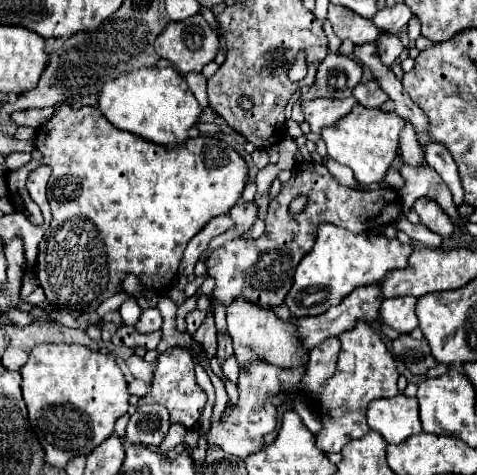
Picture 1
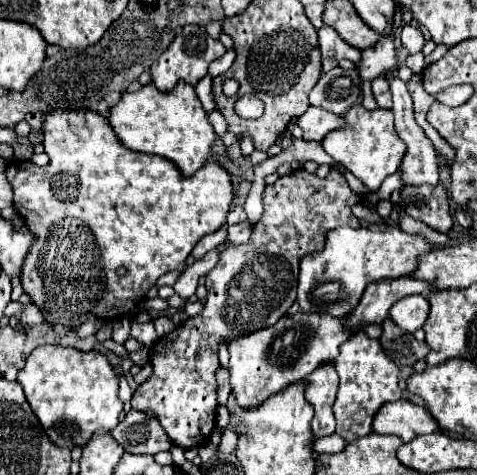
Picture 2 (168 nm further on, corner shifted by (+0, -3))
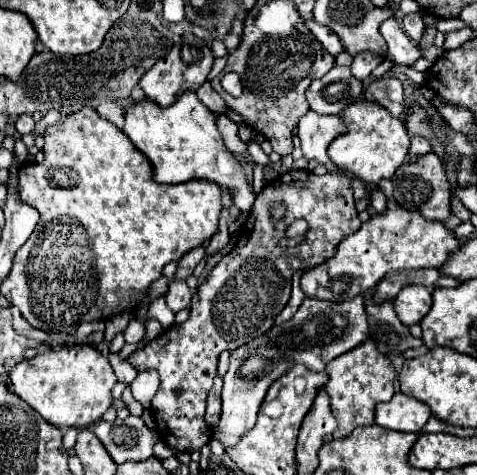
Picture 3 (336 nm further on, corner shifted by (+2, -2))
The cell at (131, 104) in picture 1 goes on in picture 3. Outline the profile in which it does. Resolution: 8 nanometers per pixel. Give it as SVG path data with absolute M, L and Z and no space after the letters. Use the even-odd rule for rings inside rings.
M186 91L172 107L160 109L150 99L128 109L124 129L130 141L150 159L154 179L158 183L186 183L192 179L206 179L218 183L220 189L232 195L232 205L248 213L254 203L252 185L240 161L226 149L224 139L216 127L216 115L204 107L196 93Z

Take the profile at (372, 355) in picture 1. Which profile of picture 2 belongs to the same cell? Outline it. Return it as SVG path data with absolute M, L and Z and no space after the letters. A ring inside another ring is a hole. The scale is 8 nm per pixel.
M358 330L350 340L340 347L340 353L334 360L335 370L339 376L339 386L334 402L336 416L336 434L346 442L354 442L372 432L372 418L382 404L388 400L398 400L402 390L398 386L398 366L382 352L378 340L368 338L364 330Z

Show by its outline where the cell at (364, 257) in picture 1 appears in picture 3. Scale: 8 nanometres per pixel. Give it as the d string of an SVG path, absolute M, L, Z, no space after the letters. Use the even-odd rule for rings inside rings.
M388 201L384 213L374 215L362 227L342 239L336 255L326 263L308 269L302 277L302 291L308 297L318 297L326 301L346 301L366 291L372 291L384 275L390 271L422 269L422 267L442 267L454 251L460 249L460 241L452 229L440 221L428 221L418 211L408 211L396 201Z

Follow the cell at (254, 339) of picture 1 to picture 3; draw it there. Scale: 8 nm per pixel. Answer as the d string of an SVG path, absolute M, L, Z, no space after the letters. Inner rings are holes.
M358 295L356 299L348 299L344 303L328 303L324 299L306 297L298 313L288 323L272 327L262 337L232 351L230 369L222 377L222 413L218 425L212 429L214 437L224 447L234 447L240 441L240 437L256 425L258 409L266 397L268 387L292 365L304 363L312 371L324 371L328 361L358 347L366 339L368 323L362 295Z

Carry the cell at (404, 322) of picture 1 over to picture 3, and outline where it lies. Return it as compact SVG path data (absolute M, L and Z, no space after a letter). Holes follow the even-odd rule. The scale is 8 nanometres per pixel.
M408 285L394 297L394 309L404 325L418 323L432 305L432 293L424 285Z

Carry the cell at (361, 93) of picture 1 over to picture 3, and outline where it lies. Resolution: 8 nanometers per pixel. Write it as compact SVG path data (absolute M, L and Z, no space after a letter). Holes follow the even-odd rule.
M380 77L376 81L372 81L368 85L368 89L364 91L364 97L368 101L376 101L382 107L386 107L394 117L402 117L404 115L404 91L402 91L402 83L396 77Z

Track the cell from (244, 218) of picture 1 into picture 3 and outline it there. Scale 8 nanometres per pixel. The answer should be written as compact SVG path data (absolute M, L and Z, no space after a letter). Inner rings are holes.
M174 281L170 285L170 291L166 295L166 305L178 313L180 309L188 309L190 307L190 299L192 299L192 291L188 289L188 285L184 281Z

